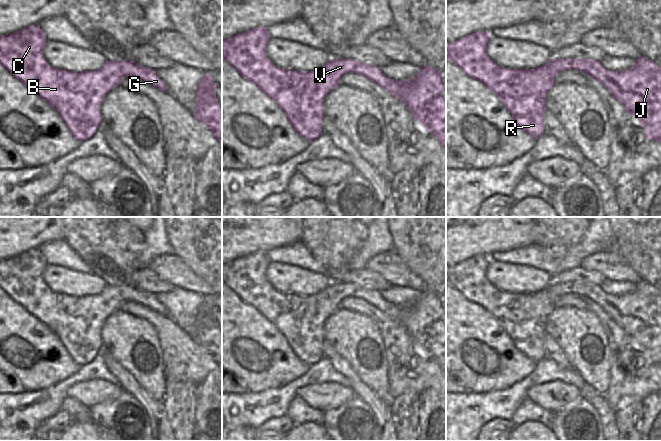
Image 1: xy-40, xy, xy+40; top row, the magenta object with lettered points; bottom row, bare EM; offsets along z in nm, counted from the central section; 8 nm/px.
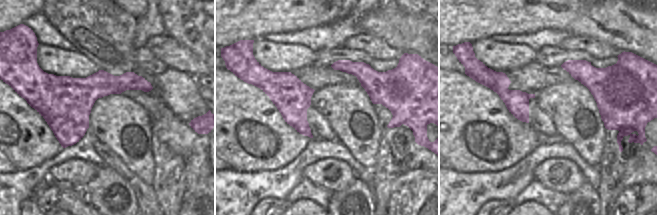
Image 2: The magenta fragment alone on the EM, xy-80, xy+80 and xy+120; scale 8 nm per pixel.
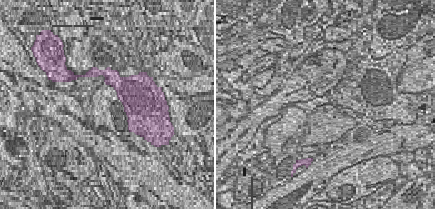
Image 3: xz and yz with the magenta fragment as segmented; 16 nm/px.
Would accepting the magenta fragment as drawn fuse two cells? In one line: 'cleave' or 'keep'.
keep

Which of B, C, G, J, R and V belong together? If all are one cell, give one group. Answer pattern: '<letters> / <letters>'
B C G J R V

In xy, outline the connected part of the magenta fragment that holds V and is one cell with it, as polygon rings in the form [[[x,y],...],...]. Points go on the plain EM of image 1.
[[[257,251],[222,264],[222,283],[227,285],[242,301],[251,305],[286,338],[290,348],[301,361],[313,365],[322,358],[324,322],[340,308],[345,297],[357,297],[397,321],[429,357],[433,357],[446,372],[446,325],[442,316],[442,297],[427,289],[407,305],[395,305],[387,301],[380,291],[361,287],[355,283],[330,283],[315,295],[293,295],[277,291],[267,280],[266,270],[270,264],[266,251]]]

